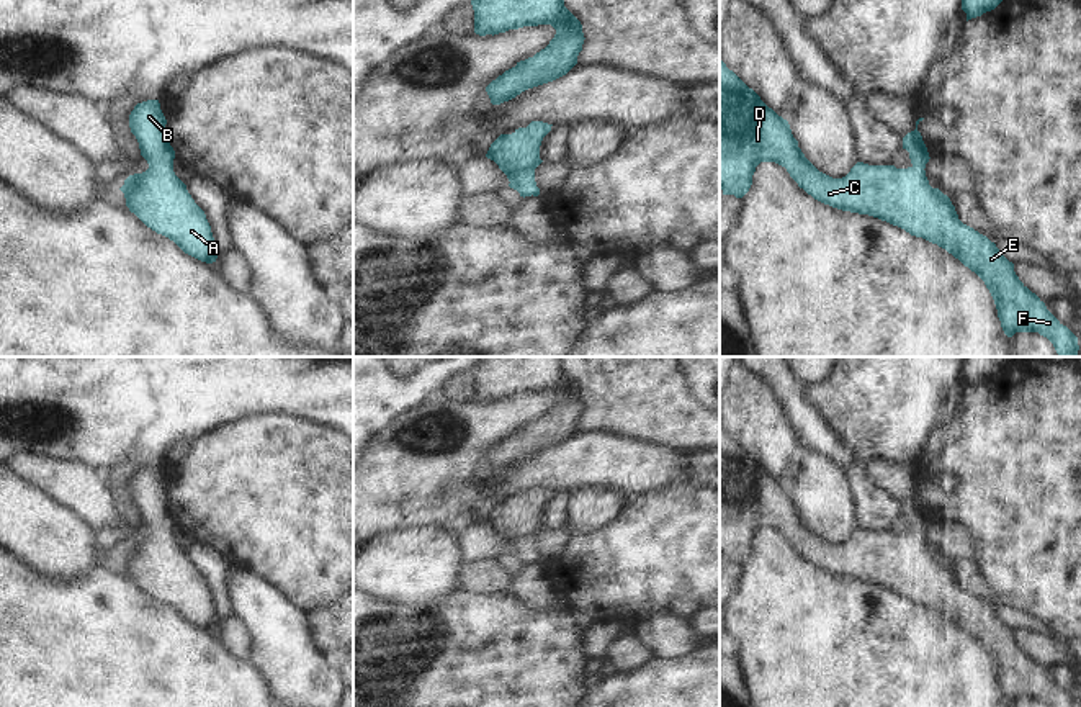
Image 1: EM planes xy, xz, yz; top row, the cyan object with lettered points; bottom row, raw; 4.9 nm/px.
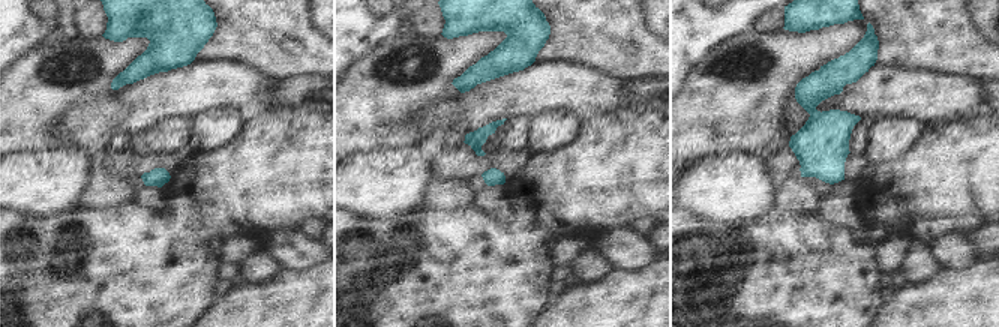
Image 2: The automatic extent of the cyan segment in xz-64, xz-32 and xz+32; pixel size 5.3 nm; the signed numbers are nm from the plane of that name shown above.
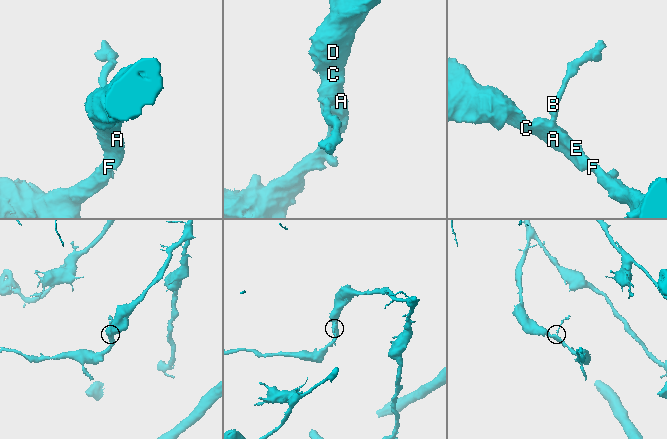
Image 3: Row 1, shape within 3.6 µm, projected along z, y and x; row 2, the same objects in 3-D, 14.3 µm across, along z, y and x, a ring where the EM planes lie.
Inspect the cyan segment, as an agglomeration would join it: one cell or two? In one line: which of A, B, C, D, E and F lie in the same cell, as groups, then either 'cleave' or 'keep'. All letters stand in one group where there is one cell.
groups A B C D E F; keep

